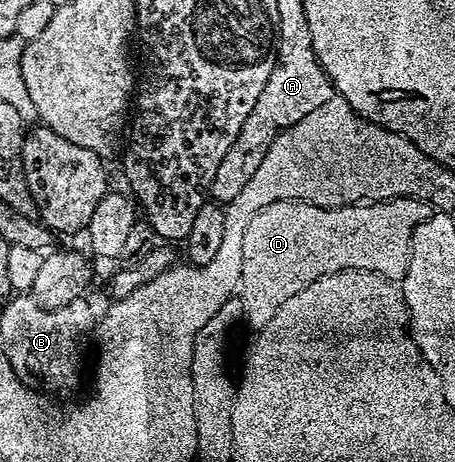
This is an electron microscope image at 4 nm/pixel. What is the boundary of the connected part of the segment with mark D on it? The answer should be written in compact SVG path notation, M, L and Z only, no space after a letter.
M406 196L372 203L347 204L341 208L323 208L322 206L308 204L305 200L279 200L262 210L258 210L258 214L254 214L254 218L250 218L250 226L246 226L246 234L242 234L242 278L240 279L238 298L244 304L243 323L245 325L249 324L252 330L259 330L262 326L266 326L266 322L270 322L270 318L274 318L274 310L278 310L278 306L282 306L282 302L287 302L291 296L298 294L298 290L306 290L306 286L310 286L310 282L318 282L318 278L322 278L326 274L345 272L351 268L357 268L367 272L377 272L379 276L385 276L387 280L393 282L403 281L406 270L410 266L414 230L418 226L422 226L422 222L426 222L426 218L430 218L433 211L432 205L426 203L426 201Z

